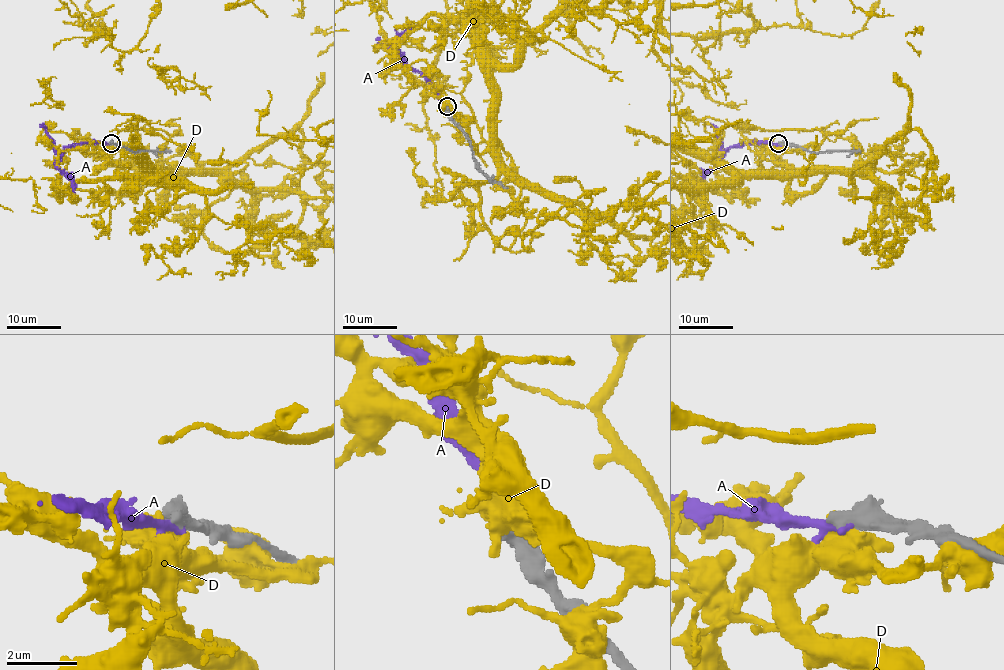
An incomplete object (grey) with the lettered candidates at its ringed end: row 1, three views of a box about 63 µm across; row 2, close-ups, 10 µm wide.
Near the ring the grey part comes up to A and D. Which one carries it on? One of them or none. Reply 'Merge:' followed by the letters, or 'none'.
Merge: none

